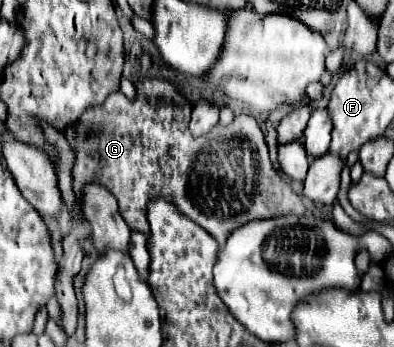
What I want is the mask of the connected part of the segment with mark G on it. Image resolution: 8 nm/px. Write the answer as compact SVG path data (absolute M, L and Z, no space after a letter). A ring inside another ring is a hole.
M155 78L137 80L137 98L135 98L133 102L129 102L121 92L117 92L115 96L111 96L109 102L105 102L105 104L101 104L101 106L91 106L91 108L87 108L85 114L79 118L79 122L69 124L69 126L63 130L65 138L69 140L69 144L71 144L73 150L75 150L75 156L77 156L75 168L73 168L73 190L75 190L75 194L79 196L77 190L79 190L85 182L97 180L99 184L103 184L105 188L109 188L109 192L113 192L119 202L123 202L123 216L125 216L127 220L131 220L129 226L131 226L133 230L137 230L137 232L147 234L147 236L149 236L149 224L147 224L147 218L145 218L145 210L147 210L145 204L147 204L151 198L165 196L167 200L175 202L175 206L177 206L183 214L187 214L191 220L203 222L203 228L205 228L221 246L223 246L223 242L227 240L229 232L233 232L235 228L239 228L241 224L247 224L247 222L251 222L251 220L273 218L273 216L281 216L281 214L301 214L301 216L305 214L305 204L301 204L299 198L289 196L289 192L283 196L283 190L275 190L277 172L275 172L275 168L273 168L273 164L271 164L271 160L269 160L269 150L267 150L265 136L263 136L263 132L261 132L261 128L259 128L259 124L257 124L257 120L255 120L253 116L247 116L247 114L235 116L235 120L233 120L229 126L219 126L219 124L217 124L207 136L201 136L201 138L193 138L193 136L191 136L191 132L189 132L189 116L191 116L191 102L189 102L171 82L167 82L167 80L155 80ZM149 100L157 100L157 104L153 104L153 108L149 108Z

